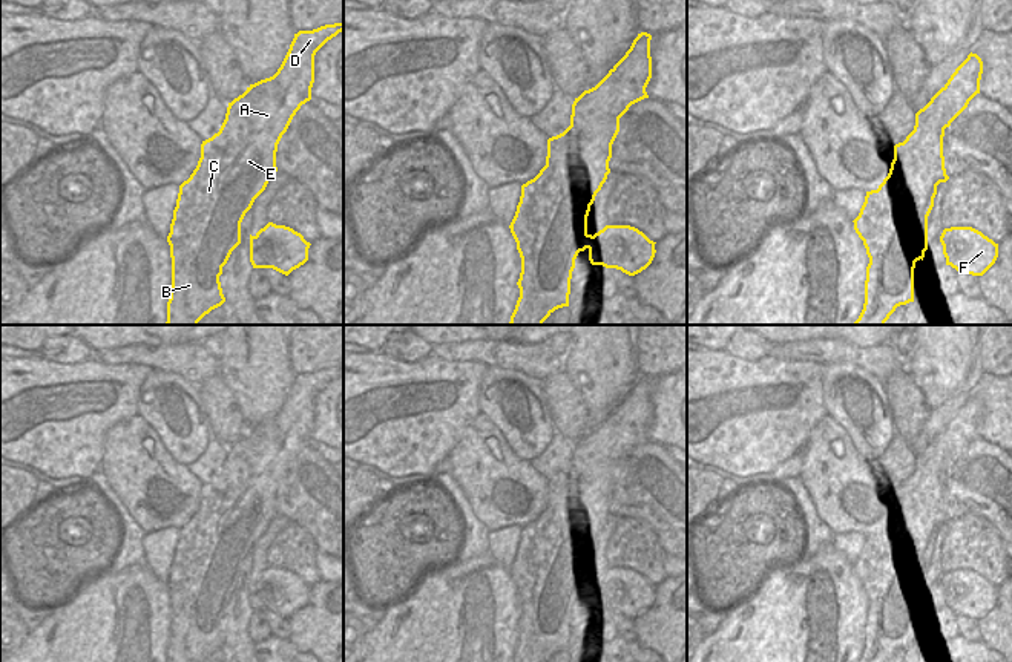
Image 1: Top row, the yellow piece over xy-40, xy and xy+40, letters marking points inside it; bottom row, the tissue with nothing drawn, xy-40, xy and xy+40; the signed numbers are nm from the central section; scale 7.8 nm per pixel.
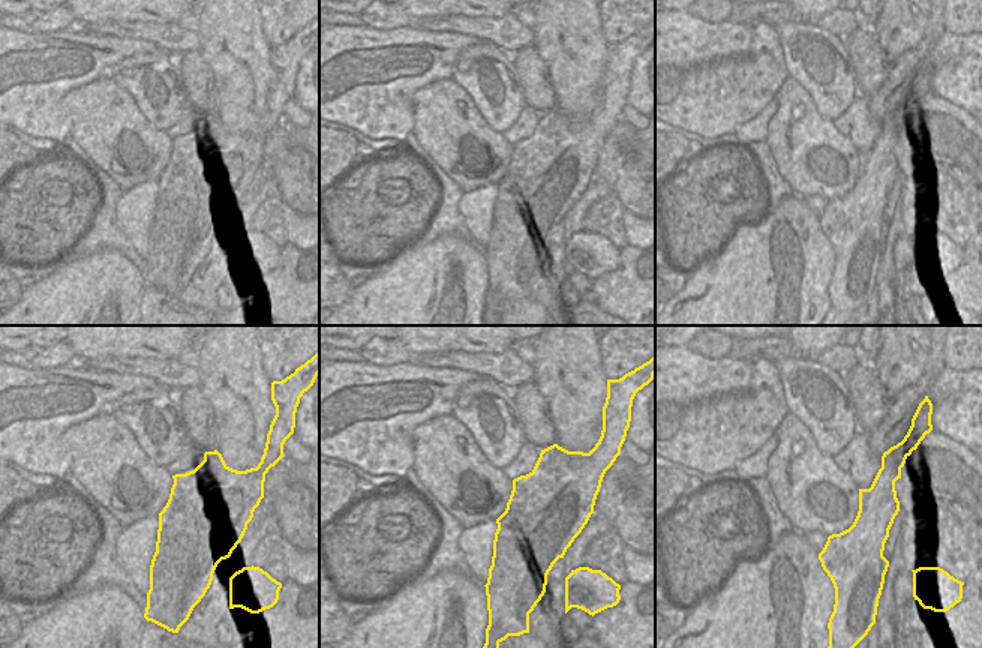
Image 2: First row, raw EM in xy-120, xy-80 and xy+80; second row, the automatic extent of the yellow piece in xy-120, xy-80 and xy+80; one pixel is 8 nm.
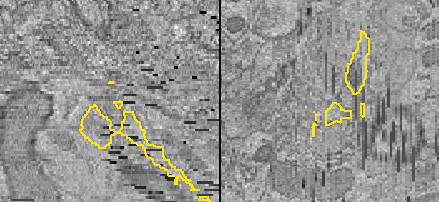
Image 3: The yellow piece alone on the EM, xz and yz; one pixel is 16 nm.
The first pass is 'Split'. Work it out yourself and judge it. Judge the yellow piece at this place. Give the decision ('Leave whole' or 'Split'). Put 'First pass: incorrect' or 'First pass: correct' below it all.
Split.
First pass: correct

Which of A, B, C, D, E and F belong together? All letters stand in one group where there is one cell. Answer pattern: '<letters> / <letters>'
A B C D E / F

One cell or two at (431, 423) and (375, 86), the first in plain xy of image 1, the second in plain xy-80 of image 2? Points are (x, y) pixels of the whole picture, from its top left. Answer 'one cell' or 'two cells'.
one cell

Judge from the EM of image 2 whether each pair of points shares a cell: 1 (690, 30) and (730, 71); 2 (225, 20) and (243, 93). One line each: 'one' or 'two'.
1: one
2: one

